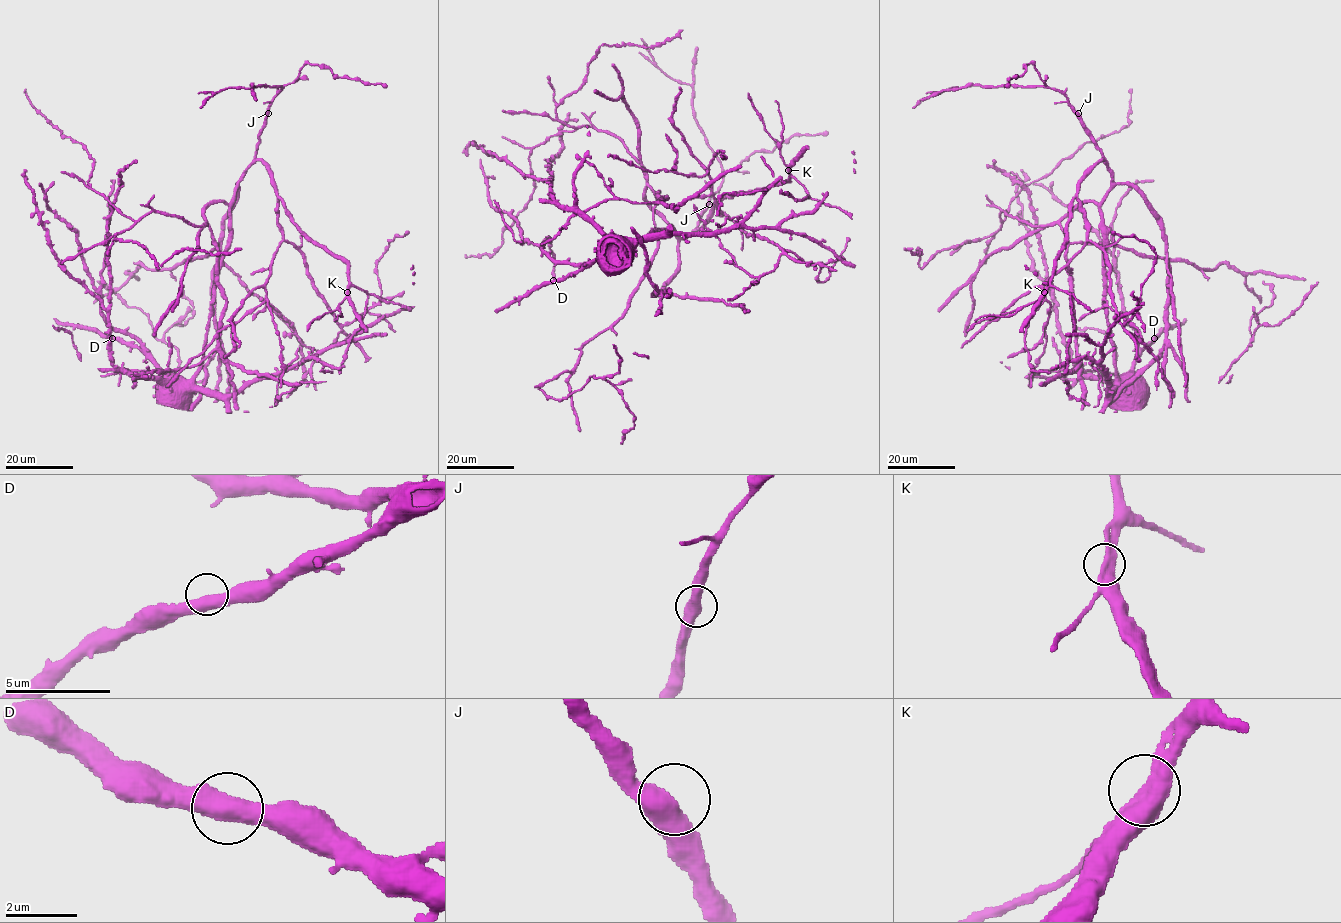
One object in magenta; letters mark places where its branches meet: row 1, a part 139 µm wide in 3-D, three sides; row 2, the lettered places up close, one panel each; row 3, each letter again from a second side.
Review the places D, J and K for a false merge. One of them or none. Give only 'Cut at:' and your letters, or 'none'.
Cut at: none

